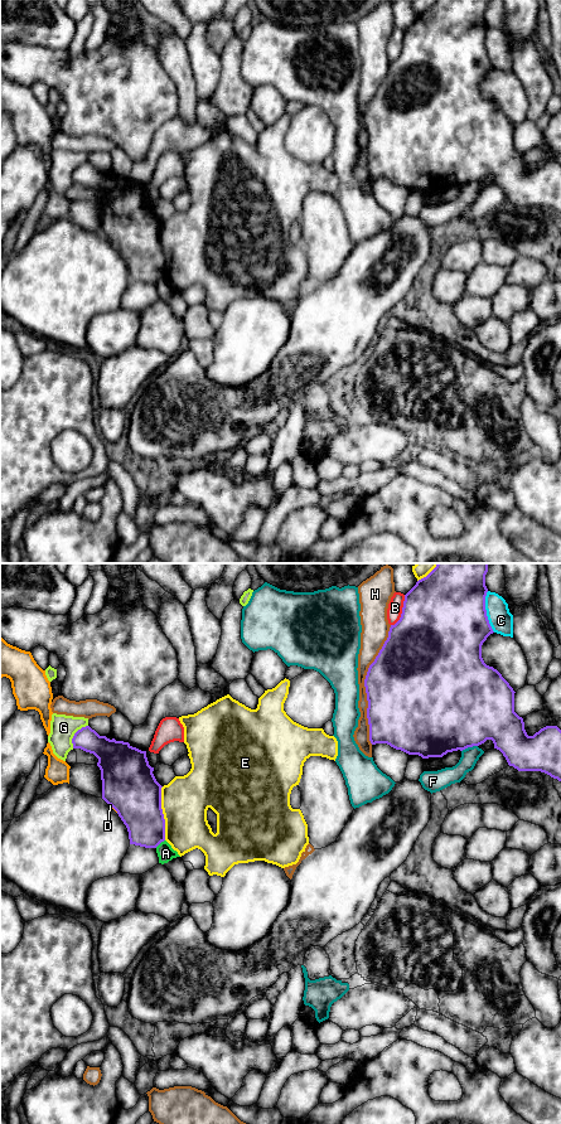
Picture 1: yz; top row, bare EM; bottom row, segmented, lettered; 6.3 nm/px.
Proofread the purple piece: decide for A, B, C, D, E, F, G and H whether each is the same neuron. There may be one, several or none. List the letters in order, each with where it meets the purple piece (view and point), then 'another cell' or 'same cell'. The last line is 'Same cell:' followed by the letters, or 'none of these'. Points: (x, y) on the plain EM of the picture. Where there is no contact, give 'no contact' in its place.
A: contact yz (159, 279); another cell
B: contact yz (402, 47); another cell
C: contact yz (485, 47); another cell
D: contact yz (114, 243); another cell
E: contact yz (161, 248); another cell
F: contact yz (469, 182); another cell
G: contact yz (75, 170); another cell
H: contact yz (364, 120); another cell
Same cell: none of these

